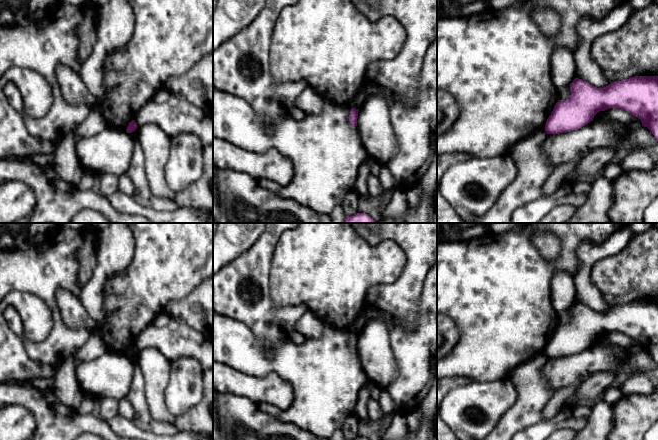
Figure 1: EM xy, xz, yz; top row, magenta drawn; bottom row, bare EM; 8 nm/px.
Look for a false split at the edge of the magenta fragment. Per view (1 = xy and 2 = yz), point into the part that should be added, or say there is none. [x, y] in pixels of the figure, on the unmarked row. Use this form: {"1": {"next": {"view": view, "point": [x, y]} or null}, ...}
{"1": {"next": null}, "2": {"next": null}}

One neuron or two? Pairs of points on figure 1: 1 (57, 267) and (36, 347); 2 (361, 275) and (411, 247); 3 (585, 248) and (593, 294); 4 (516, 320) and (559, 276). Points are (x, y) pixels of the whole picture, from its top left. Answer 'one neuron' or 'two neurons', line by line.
1: one neuron
2: two neurons
3: one neuron
4: two neurons

